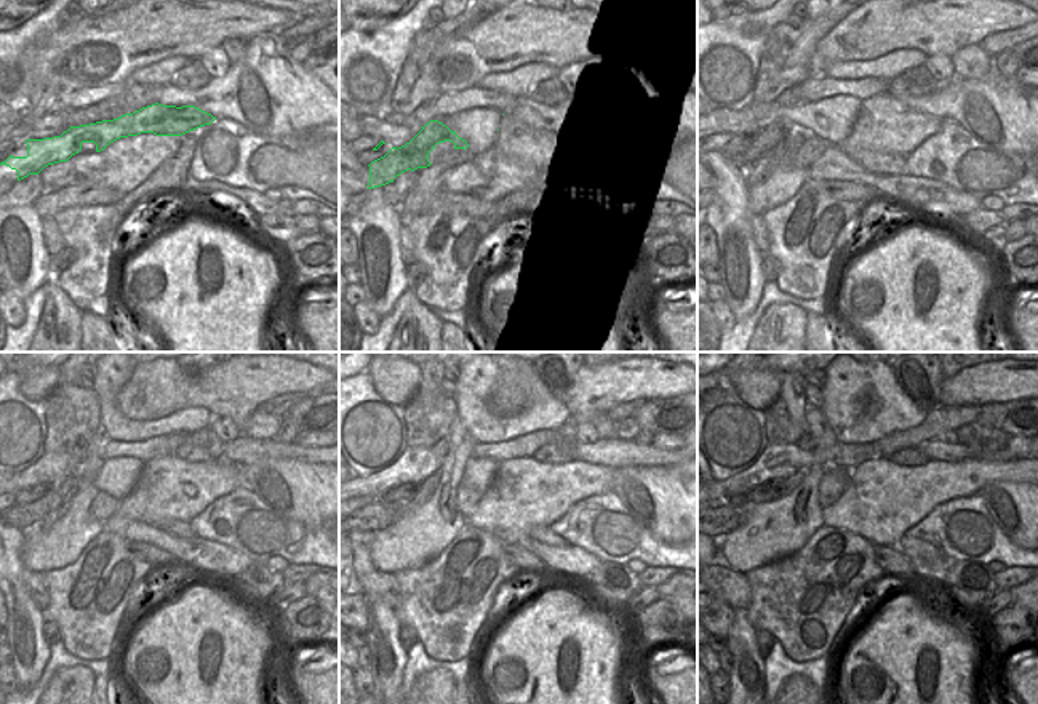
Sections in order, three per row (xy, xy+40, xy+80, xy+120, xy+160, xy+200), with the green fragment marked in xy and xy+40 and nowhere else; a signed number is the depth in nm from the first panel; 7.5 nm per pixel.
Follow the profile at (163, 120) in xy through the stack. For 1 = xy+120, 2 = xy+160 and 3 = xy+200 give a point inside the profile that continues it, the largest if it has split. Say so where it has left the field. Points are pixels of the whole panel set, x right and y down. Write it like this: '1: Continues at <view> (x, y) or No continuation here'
1: Continues at xy+120 (24, 512)
2: Continues at xy+160 (379, 516)
3: Continues at xy+200 (730, 517)

